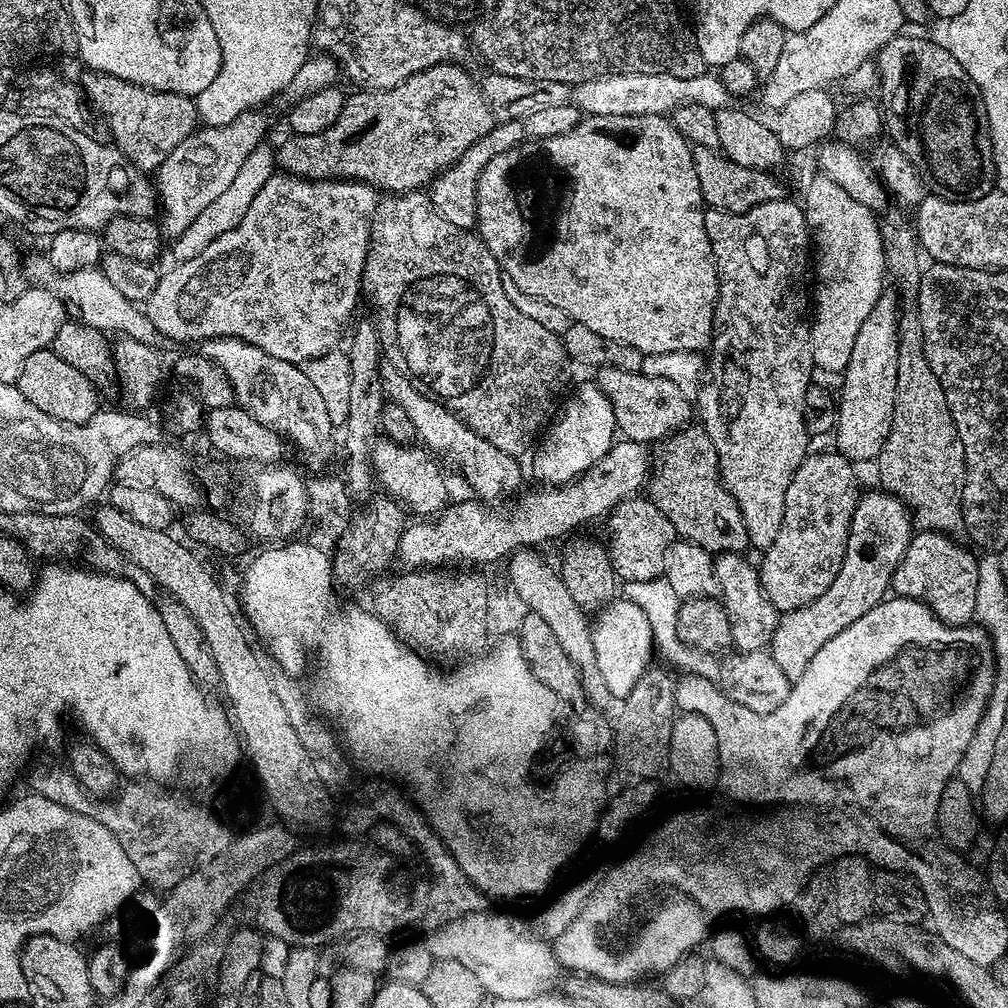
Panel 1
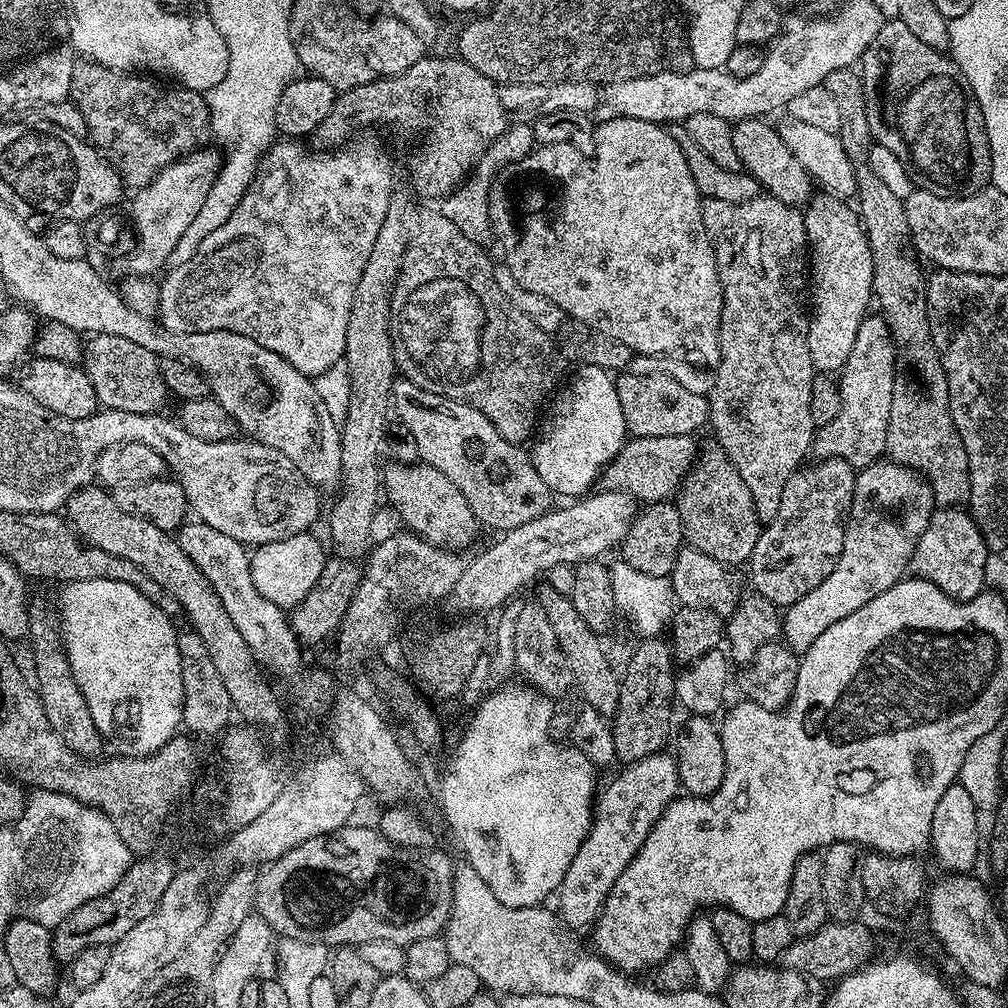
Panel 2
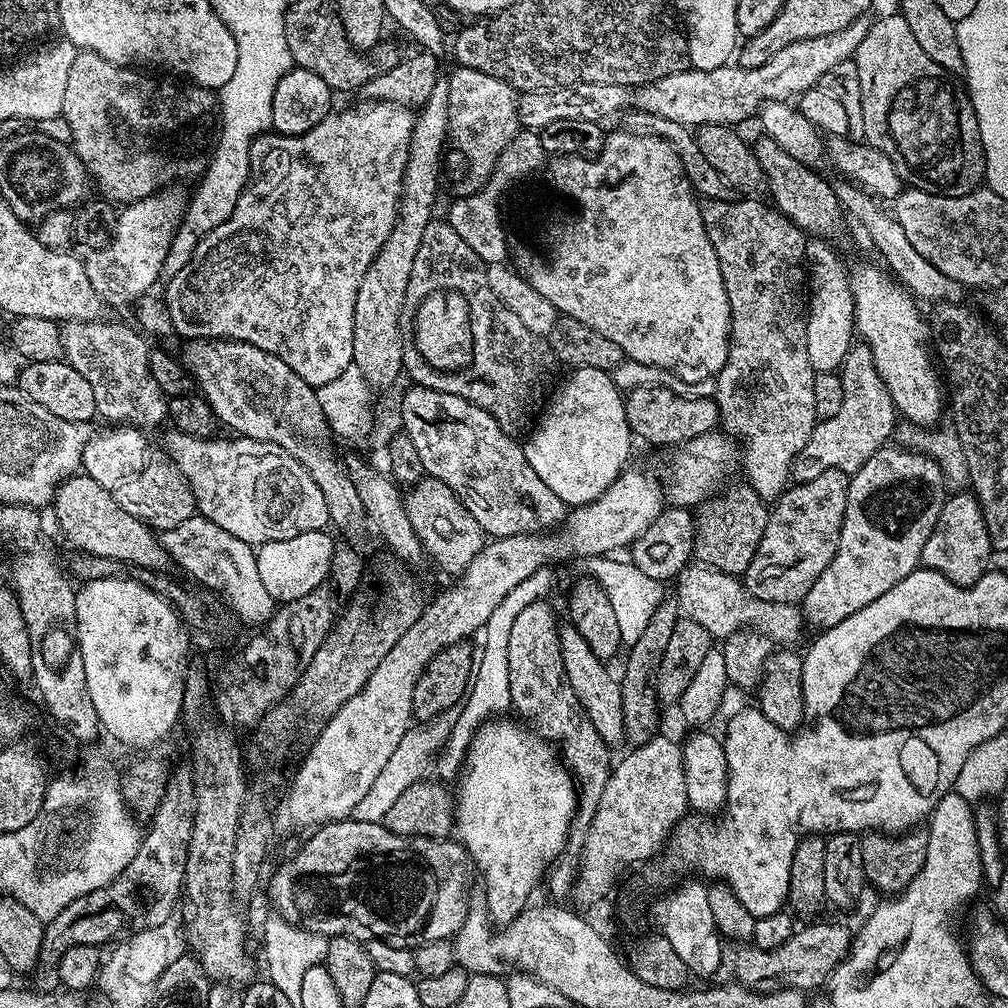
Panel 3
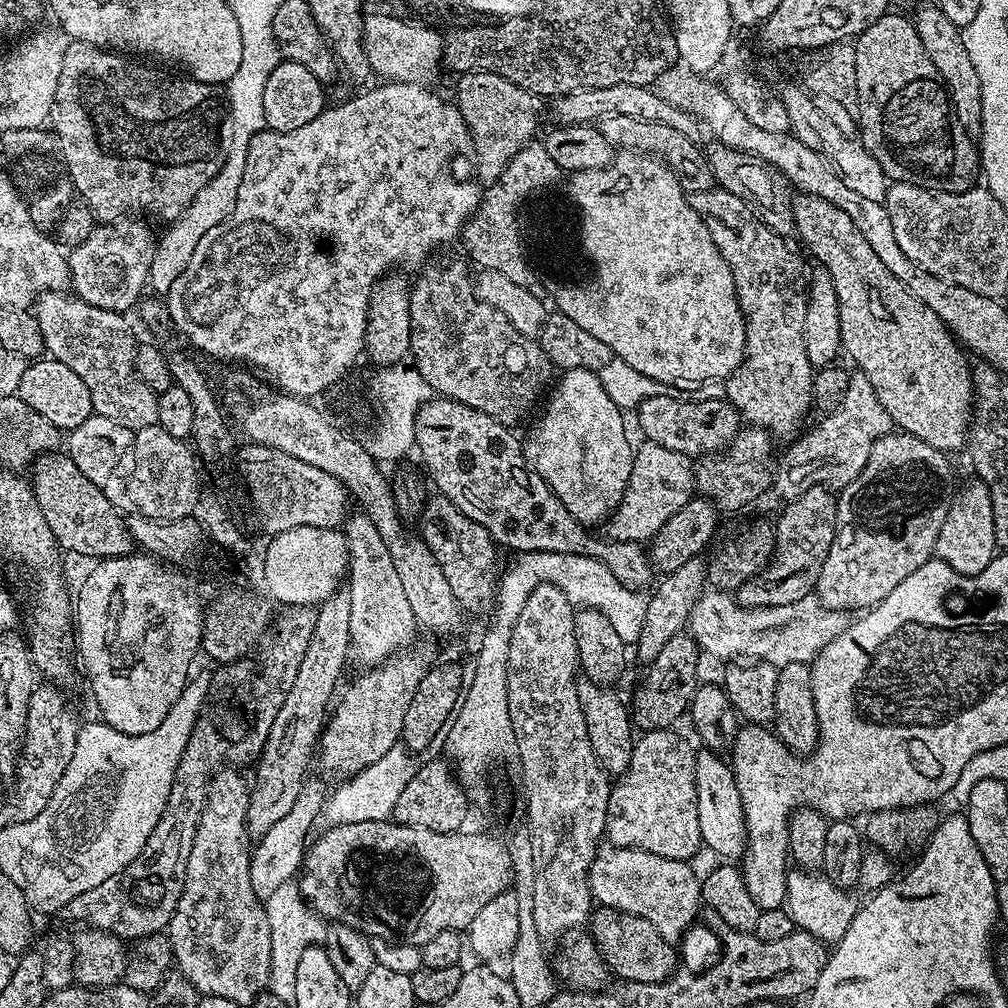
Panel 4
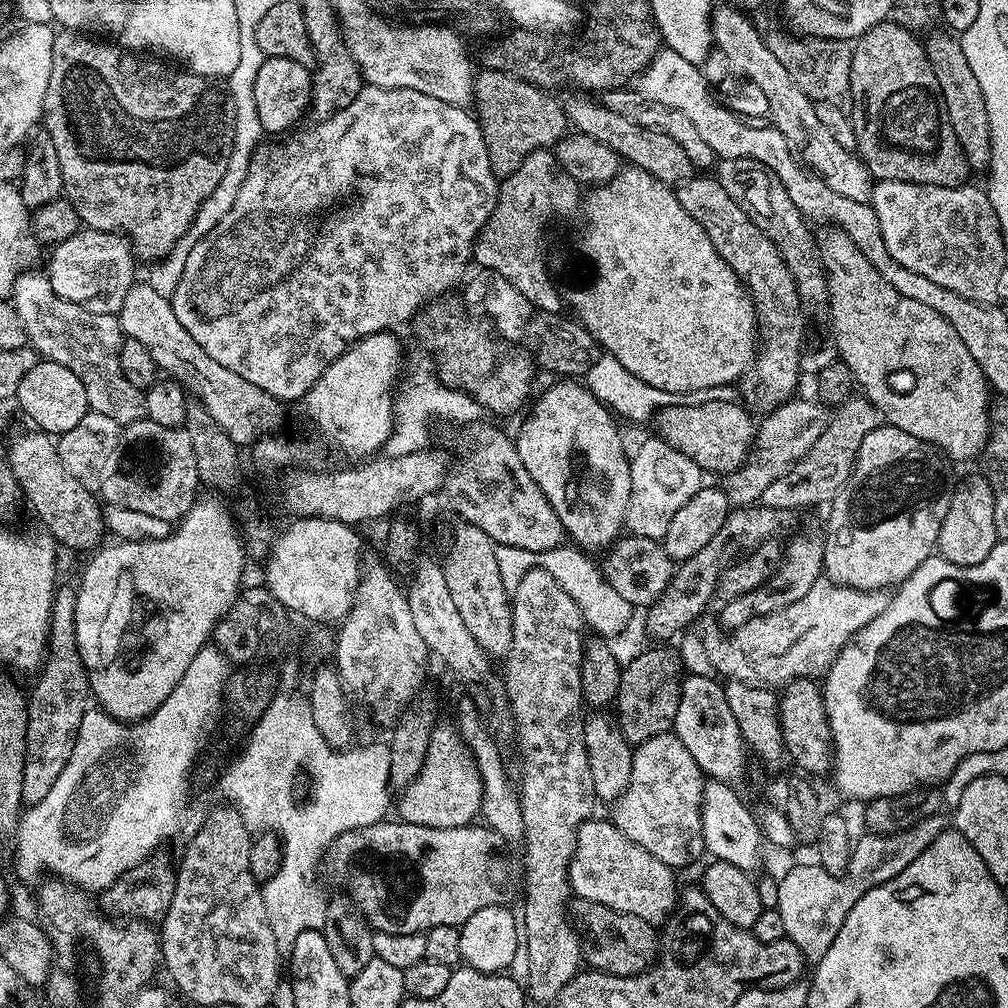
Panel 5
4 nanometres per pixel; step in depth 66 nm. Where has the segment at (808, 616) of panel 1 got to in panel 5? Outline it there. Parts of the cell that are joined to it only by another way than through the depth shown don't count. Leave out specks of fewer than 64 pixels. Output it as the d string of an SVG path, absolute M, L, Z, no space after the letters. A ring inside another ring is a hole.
M887 422L881 423L880 427L870 430L870 434L866 434L866 438L862 438L862 446L858 446L858 454L856 461L852 467L852 473L848 476L840 491L832 497L828 512L828 533L823 533L824 541L824 570L823 575L841 584L847 588L857 588L858 590L884 590L891 586L898 586L910 574L914 574L914 570L918 570L918 566L922 566L922 562L926 562L929 556L933 555L936 548L936 539L942 530L942 518L946 518L946 510L950 510L950 498L952 497L953 485L948 484L948 472L944 469L946 463L945 457L941 455L932 445L922 442L918 438L914 438L914 434L906 434L906 430L898 430L893 424Z

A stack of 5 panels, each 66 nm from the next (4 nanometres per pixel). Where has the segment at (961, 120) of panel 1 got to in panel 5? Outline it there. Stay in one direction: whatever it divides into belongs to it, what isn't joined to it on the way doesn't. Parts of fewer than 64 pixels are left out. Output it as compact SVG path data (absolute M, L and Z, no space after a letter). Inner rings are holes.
M889 18L866 30L866 34L855 41L850 62L850 119L856 139L855 153L876 180L905 180L943 188L959 188L969 183L966 154L962 154L954 130L945 121L944 109L934 95L936 93L938 78L934 78L934 70L930 70L928 55L915 31L903 28Z

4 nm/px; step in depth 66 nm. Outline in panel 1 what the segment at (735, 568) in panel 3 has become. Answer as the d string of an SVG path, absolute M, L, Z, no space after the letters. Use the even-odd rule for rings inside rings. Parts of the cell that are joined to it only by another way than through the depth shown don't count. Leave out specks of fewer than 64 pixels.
M696 422L677 427L669 431L659 444L660 449L655 449L651 457L646 492L658 510L666 514L673 529L713 554L747 549L748 534L742 510L720 479L718 450L714 450L714 442L710 442L710 434L705 428Z

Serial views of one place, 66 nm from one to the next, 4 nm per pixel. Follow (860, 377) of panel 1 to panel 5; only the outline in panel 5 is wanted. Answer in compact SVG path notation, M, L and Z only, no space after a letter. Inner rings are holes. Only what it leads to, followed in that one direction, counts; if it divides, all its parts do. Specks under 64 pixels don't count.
M853 395L852 399L847 400L845 404L839 405L835 409L834 415L829 419L825 430L822 431L822 436L818 438L809 452L793 465L788 472L782 474L777 481L770 483L770 486L766 487L765 492L759 499L759 503L766 508L787 508L789 510L810 508L814 504L827 505L832 497L840 491L840 487L848 481L848 476L852 473L852 467L856 461L858 446L862 446L862 438L866 438L866 434L870 434L870 430L880 427L881 423L882 417L876 411L875 406L863 395Z

